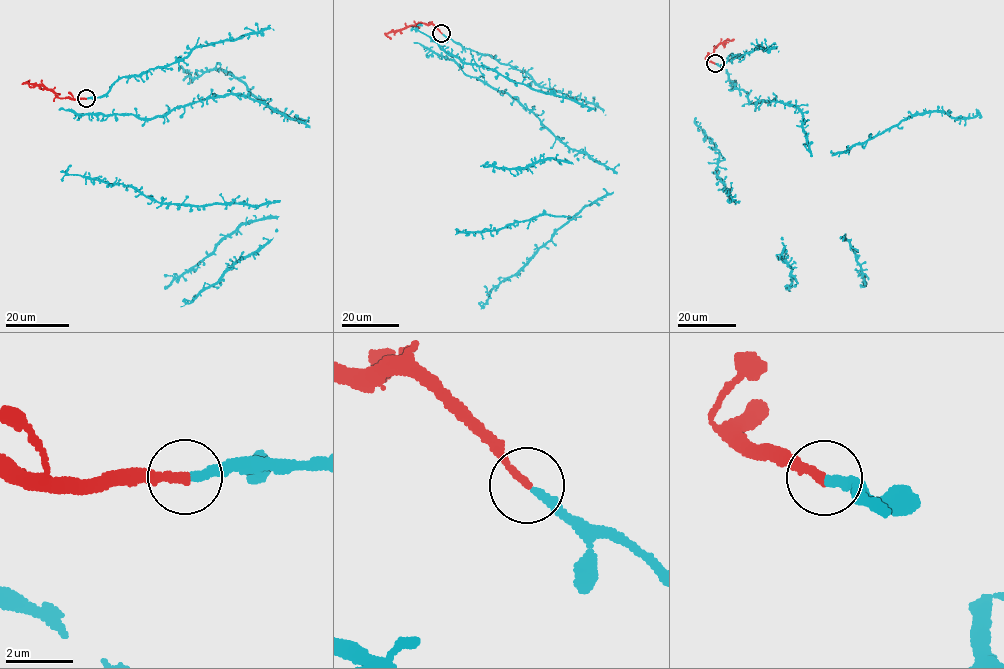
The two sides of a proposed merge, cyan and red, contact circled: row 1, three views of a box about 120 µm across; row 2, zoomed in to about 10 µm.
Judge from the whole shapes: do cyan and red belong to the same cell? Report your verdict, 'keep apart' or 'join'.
join

